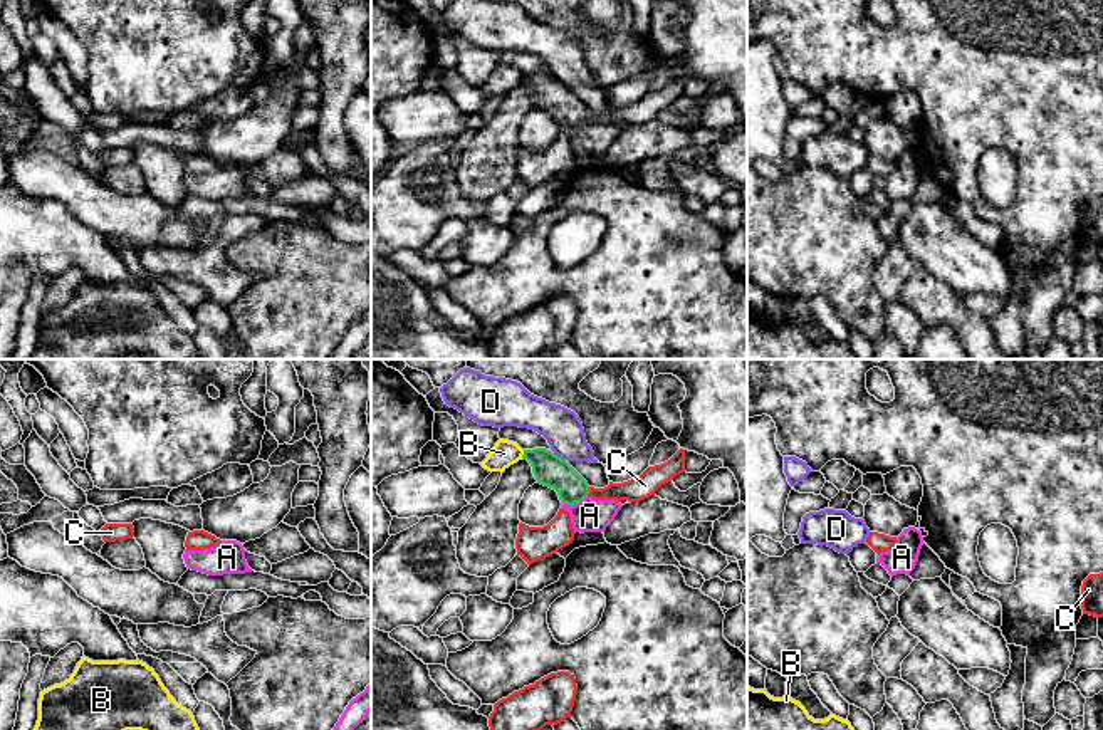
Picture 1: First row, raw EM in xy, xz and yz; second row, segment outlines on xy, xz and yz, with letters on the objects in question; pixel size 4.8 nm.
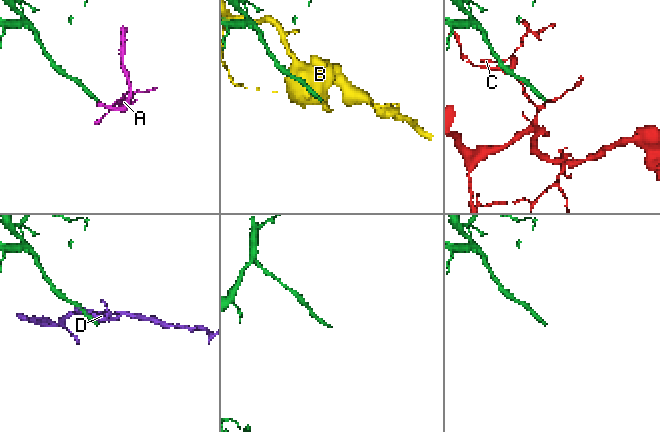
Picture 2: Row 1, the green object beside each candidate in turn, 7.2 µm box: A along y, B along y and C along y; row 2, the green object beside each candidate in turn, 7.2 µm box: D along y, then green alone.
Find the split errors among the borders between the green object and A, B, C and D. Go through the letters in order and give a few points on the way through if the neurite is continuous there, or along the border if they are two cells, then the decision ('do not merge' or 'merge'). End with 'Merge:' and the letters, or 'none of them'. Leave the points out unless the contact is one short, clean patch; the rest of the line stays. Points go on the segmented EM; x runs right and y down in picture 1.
A: runs through xz (549, 470), (573, 494), (575, 502), (590, 516); merge
B: border along xz (524, 450), (521, 457); do not merge
C: border along xz (590, 487), (586, 495); do not merge
D: do not merge
Merge: A

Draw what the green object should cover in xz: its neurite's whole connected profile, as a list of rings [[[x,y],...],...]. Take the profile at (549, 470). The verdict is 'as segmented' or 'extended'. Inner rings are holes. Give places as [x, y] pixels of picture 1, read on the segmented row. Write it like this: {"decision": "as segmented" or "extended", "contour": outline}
{"decision": "extended", "contour": [[[546,448],[524,450],[522,458],[531,463],[537,483],[557,492],[559,500],[562,503],[561,508],[567,510],[571,515],[574,532],[604,532],[621,510],[623,505],[616,500],[591,498],[588,495],[588,482],[566,460],[554,455],[552,451]]]}

